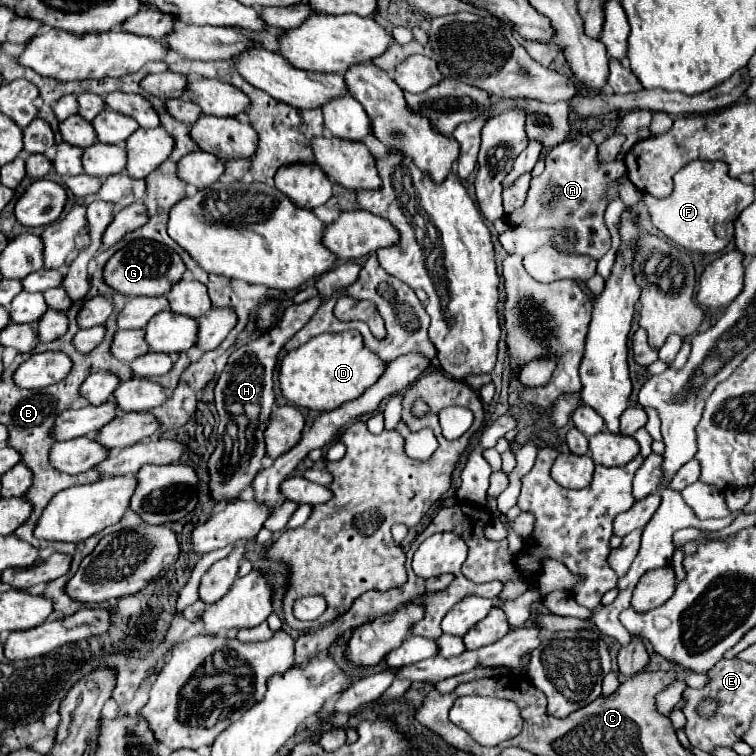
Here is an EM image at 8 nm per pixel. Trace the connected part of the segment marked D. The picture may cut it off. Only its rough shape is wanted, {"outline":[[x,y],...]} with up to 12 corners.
{"outline":[[360,332],[320,334],[280,364],[290,404],[330,412],[386,364]]}

